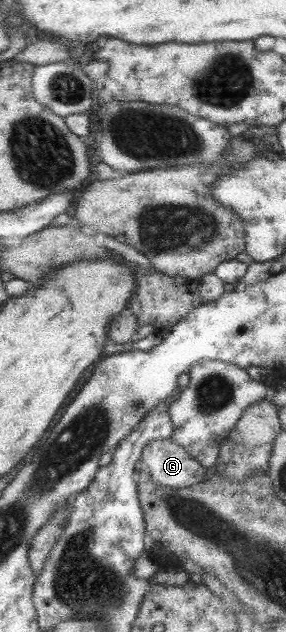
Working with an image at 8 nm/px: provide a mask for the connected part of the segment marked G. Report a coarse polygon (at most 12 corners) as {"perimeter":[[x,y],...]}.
{"perimeter":[[174,438],[142,461],[157,485],[196,486],[209,472]]}

